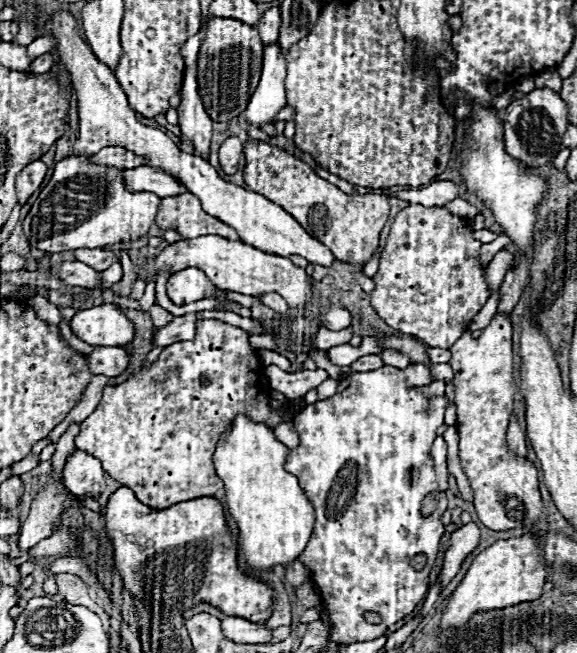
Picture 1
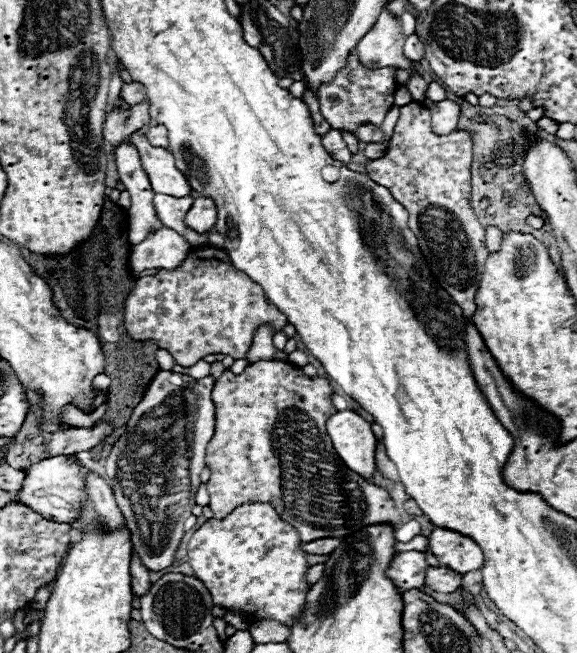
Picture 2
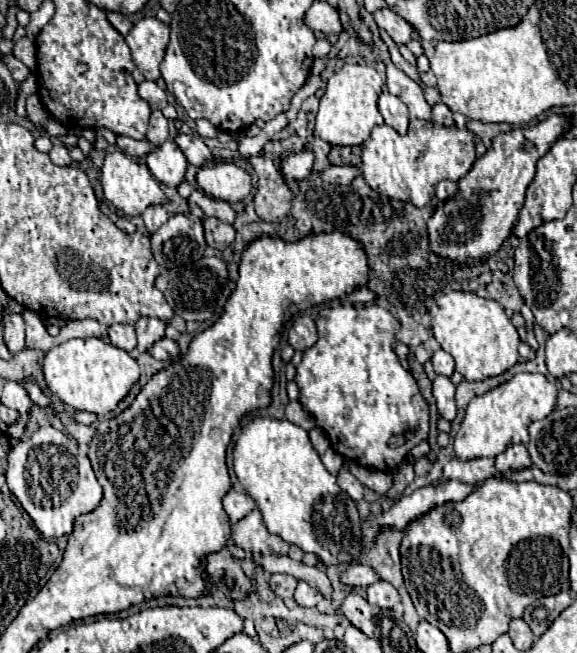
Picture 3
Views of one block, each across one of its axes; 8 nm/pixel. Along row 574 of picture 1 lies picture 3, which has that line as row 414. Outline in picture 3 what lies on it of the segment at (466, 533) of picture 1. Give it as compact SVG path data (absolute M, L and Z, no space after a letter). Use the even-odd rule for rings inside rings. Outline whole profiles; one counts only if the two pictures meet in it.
M436 376L436 382L432 382L432 394L436 396L436 408L438 414L444 420L454 420L456 416L456 402L454 402L454 384L448 376Z

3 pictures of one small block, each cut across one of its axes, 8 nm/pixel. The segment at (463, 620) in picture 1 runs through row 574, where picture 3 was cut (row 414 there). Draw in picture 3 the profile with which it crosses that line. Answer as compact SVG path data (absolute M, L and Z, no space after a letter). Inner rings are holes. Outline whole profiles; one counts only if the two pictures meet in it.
M516 374L510 382L470 400L462 426L454 438L454 458L474 460L484 456L498 456L512 444L528 442L528 426L546 418L556 404L556 384L544 374Z

